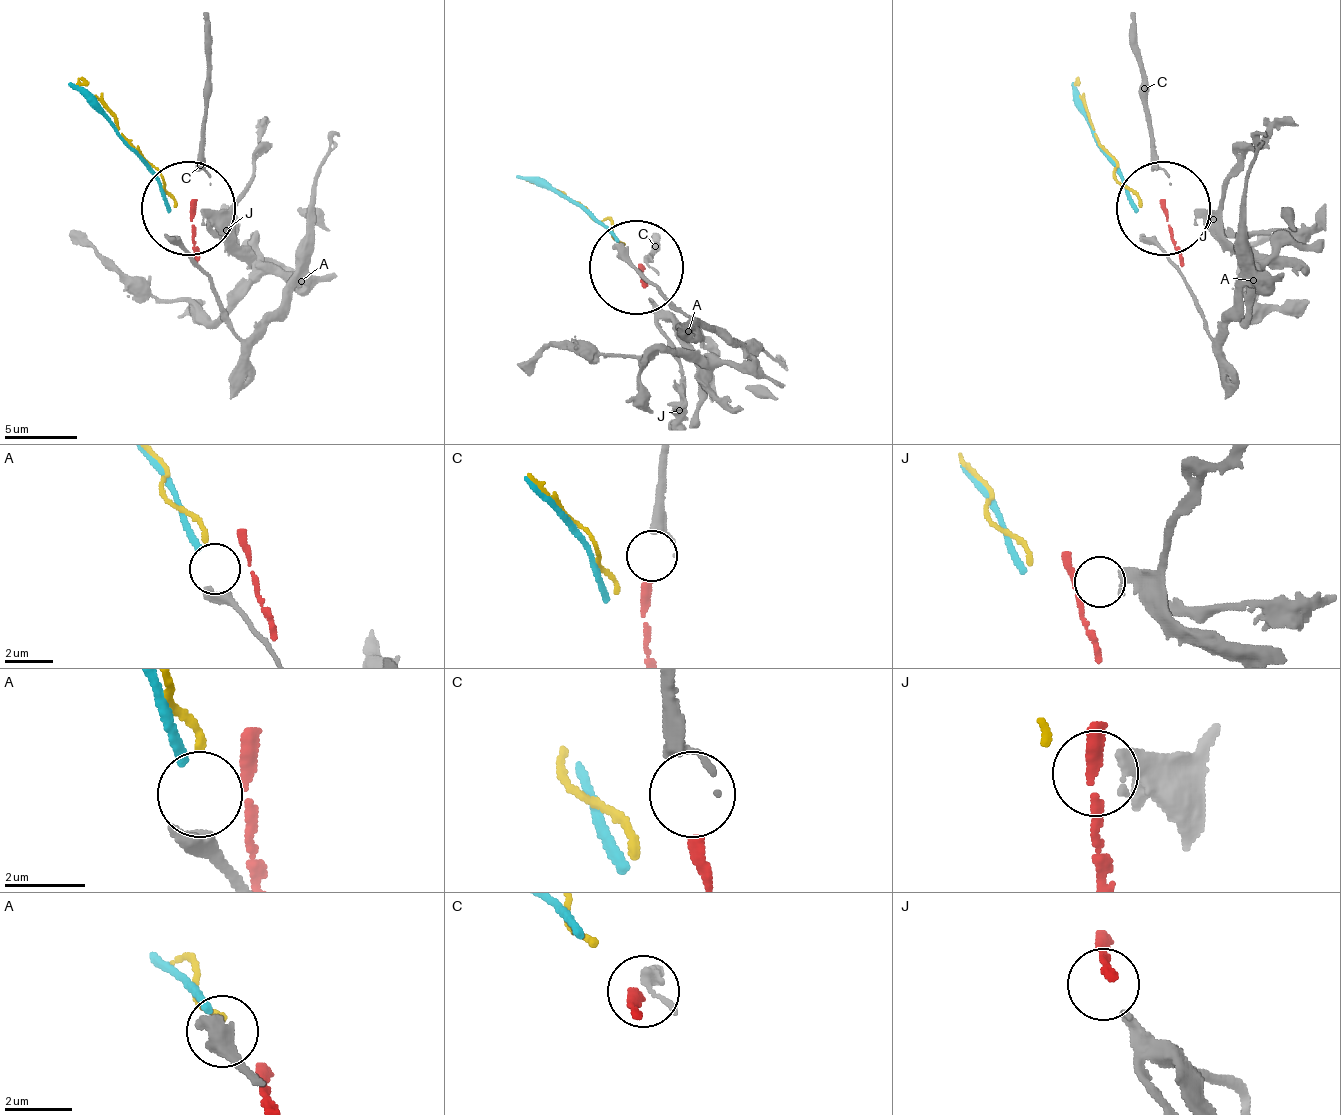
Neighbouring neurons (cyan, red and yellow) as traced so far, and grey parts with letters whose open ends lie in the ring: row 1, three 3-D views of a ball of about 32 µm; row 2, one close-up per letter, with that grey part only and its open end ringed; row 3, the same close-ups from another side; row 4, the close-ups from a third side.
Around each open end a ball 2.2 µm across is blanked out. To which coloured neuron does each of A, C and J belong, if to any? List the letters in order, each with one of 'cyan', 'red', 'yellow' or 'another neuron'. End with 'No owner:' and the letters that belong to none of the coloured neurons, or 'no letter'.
A: cyan
C: red
J: another neuron
No owner: J

